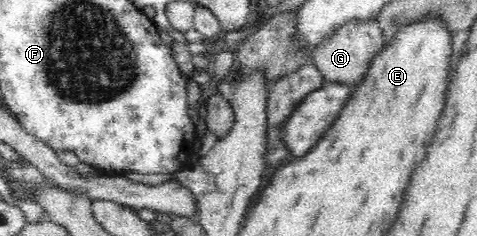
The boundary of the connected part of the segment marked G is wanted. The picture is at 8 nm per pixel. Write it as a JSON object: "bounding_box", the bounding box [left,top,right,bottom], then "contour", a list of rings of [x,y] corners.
{"bounding_box":[313,19,384,84],"contour":[[[352,19],[334,27],[313,50],[313,62],[326,83],[356,84],[362,82],[367,64],[384,44],[382,28],[377,19]]]}

